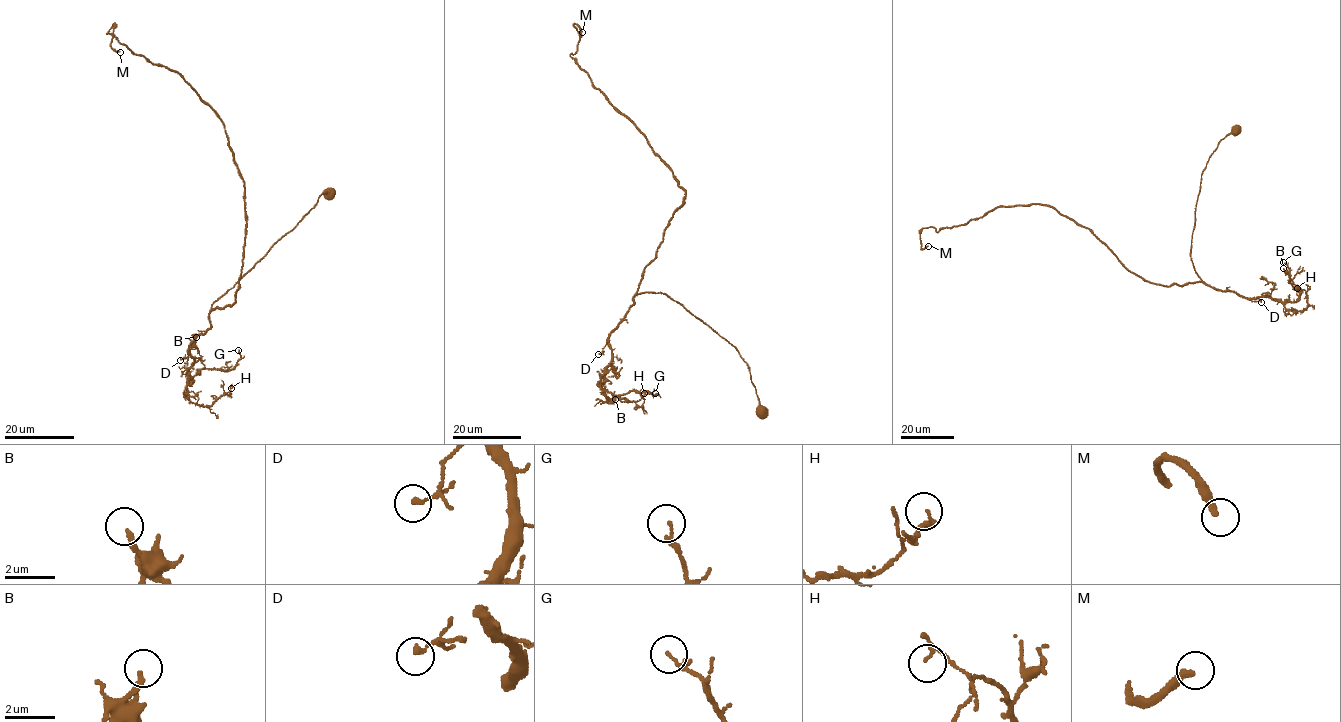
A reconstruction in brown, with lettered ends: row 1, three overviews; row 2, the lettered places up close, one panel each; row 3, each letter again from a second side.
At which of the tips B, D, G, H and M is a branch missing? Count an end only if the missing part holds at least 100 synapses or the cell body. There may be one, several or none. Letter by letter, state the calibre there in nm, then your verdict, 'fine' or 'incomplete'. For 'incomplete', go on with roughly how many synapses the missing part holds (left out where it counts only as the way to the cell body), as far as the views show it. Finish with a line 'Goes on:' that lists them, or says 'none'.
B: 240 nm | fine
D: 180 nm | fine
G: 60 nm | fine
H: 130 nm | fine
M: 280 nm | incomplete | 140 syn
Goes on: M

